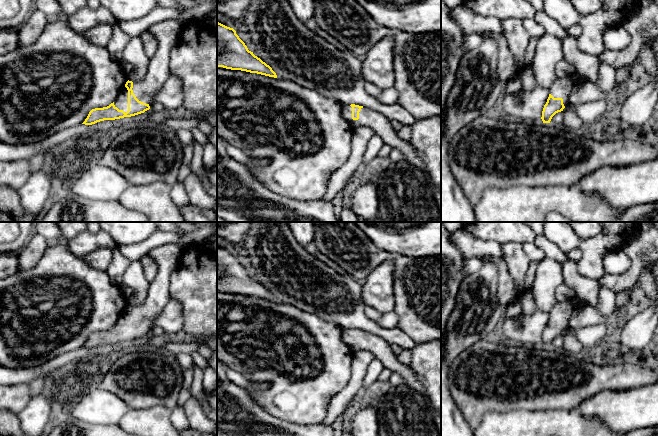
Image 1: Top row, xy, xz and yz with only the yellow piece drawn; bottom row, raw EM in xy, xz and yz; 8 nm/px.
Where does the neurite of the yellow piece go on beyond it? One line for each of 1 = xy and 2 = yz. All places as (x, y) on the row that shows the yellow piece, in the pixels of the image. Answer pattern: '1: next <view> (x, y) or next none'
1: next xy (168, 32)
2: next yz (561, 88)

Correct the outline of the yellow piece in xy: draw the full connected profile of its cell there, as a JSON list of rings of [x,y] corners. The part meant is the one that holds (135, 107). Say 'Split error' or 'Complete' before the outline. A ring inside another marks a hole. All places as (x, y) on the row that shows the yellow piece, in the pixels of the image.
Split error. [[[175,19],[151,25],[147,31],[157,39],[158,48],[150,58],[146,75],[136,82],[128,80],[113,103],[92,109],[82,124],[92,125],[104,120],[131,117],[149,110],[150,98],[161,90],[171,76],[170,53],[181,38],[182,29],[183,24]]]

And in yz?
Split error. [[[557,78],[549,88],[549,97],[542,111],[543,123],[550,123],[552,117],[563,111],[569,104],[569,95],[573,87],[571,78]]]

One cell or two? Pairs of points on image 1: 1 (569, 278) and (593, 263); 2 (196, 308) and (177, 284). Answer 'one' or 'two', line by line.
1: two
2: one

